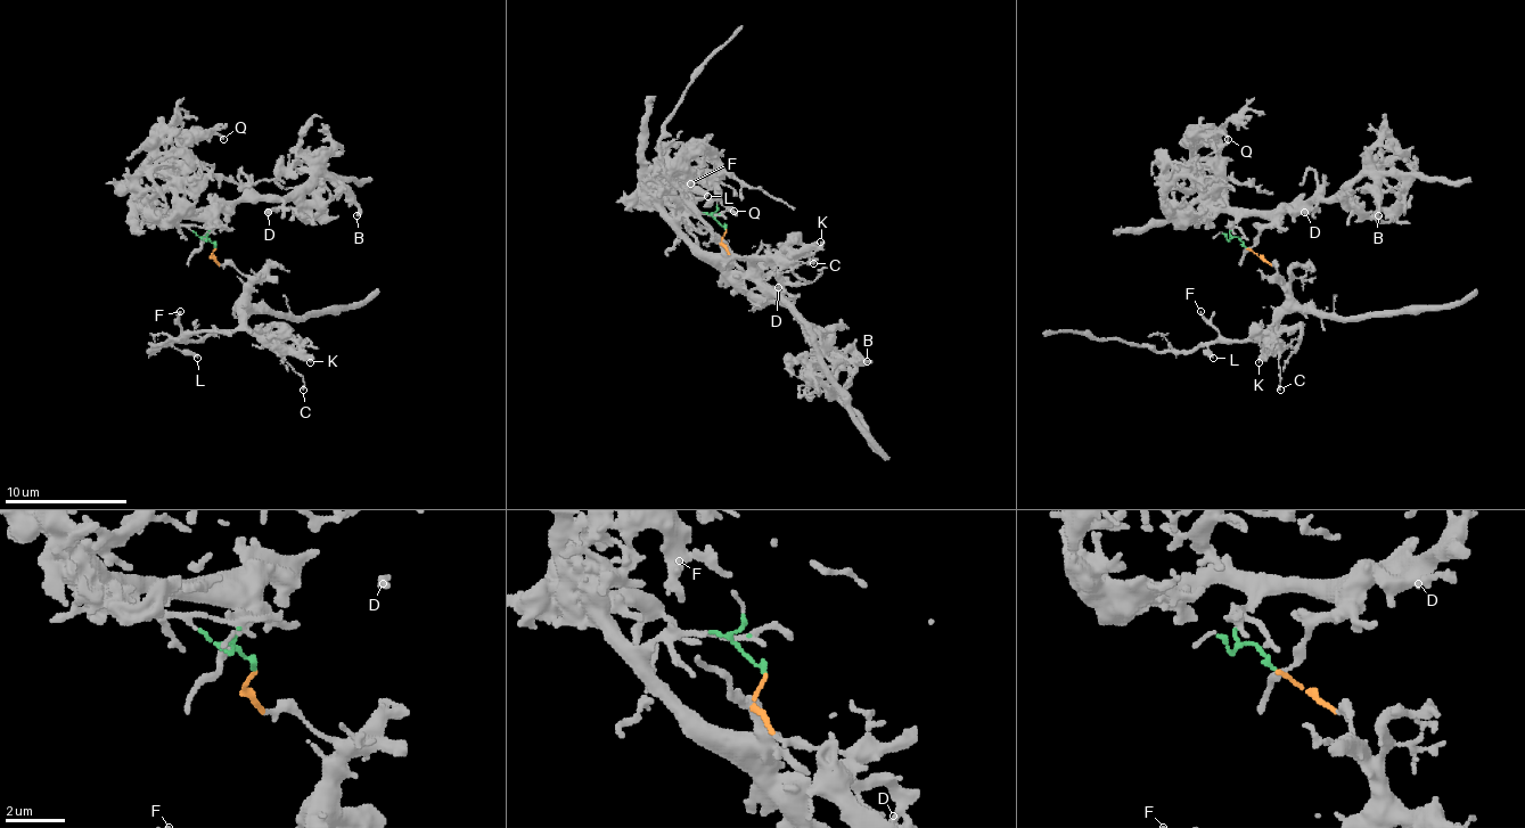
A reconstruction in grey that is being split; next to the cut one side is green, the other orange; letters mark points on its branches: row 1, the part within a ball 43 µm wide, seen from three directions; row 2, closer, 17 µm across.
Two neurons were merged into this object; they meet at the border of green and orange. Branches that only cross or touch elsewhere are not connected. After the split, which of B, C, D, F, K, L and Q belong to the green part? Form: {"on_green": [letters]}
{"on_green": ["B", "D", "Q"]}

